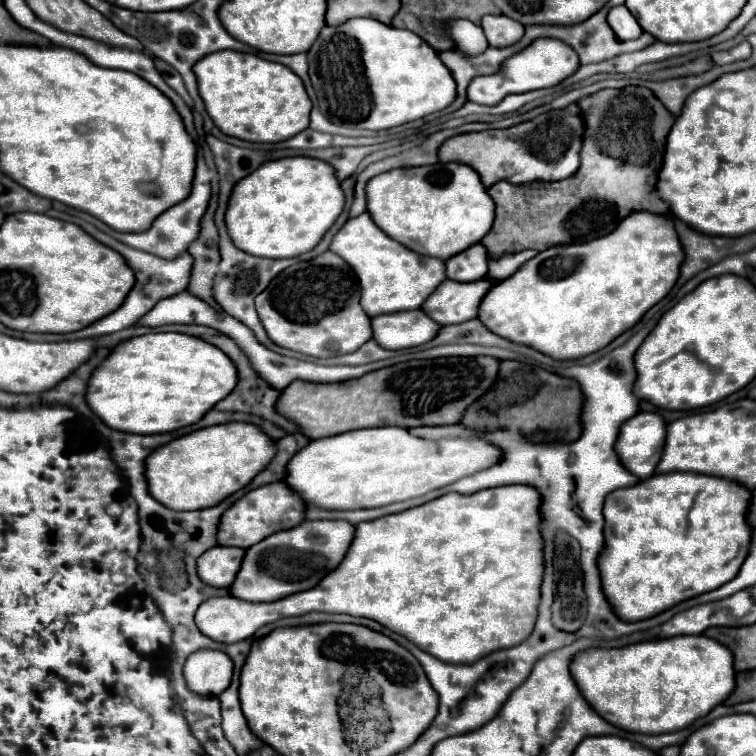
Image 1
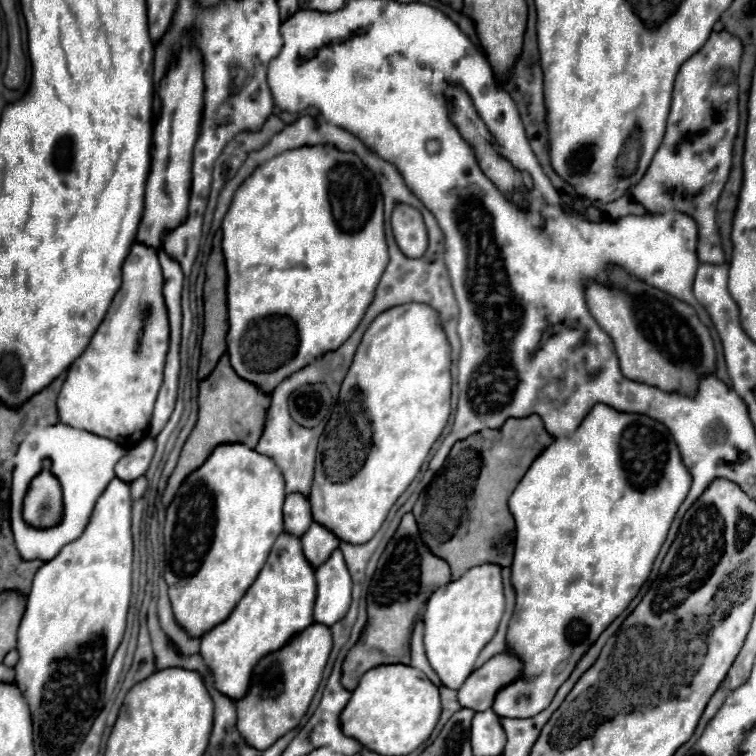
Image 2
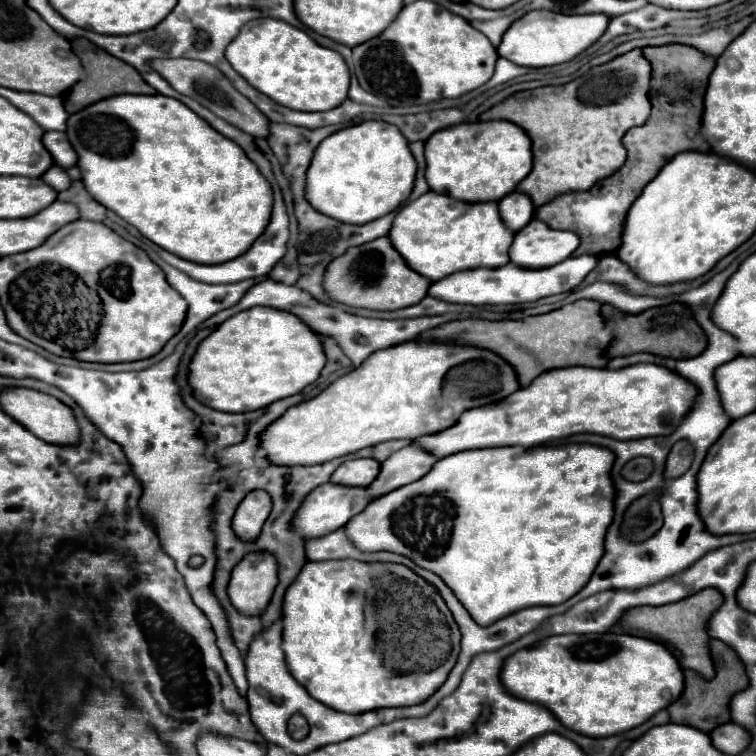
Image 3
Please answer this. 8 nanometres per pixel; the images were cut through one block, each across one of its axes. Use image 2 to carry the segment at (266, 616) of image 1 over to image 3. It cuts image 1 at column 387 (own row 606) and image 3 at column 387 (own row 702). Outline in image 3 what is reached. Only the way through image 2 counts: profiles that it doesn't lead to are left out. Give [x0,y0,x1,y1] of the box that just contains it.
[346,444,616,626]

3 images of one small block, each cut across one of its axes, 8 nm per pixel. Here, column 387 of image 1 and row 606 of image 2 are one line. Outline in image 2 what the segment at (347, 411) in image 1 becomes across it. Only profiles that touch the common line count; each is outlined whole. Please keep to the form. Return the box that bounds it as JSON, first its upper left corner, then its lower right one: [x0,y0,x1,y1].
[342,512,450,690]

